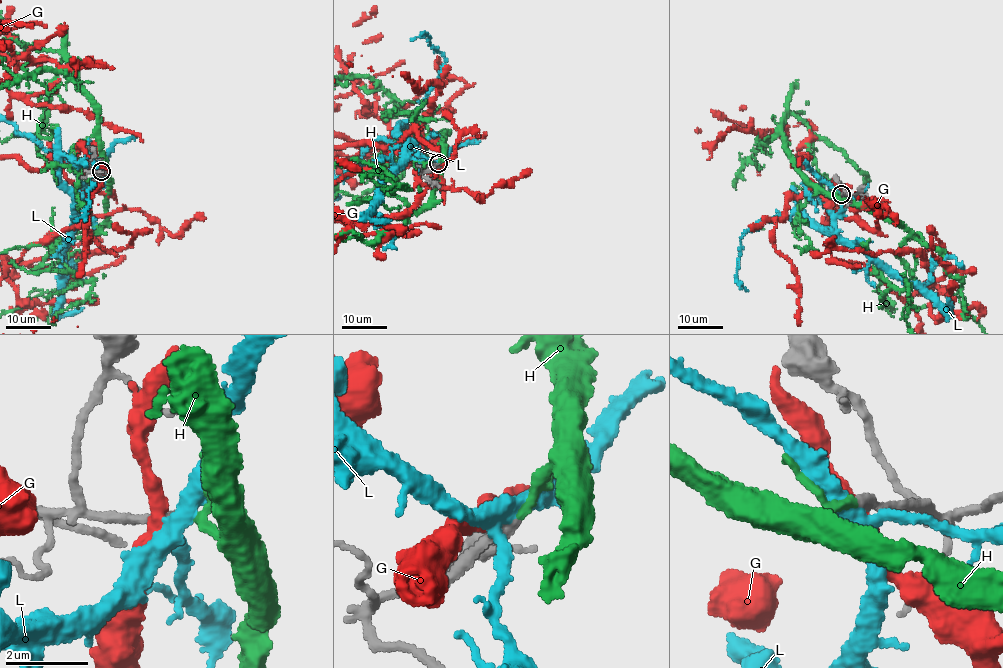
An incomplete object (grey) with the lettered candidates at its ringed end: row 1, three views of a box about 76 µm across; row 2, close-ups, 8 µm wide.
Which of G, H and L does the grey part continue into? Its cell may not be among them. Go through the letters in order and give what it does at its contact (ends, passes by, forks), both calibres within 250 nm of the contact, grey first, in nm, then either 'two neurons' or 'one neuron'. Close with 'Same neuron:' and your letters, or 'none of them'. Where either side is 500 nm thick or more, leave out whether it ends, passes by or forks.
G: it passes by | 260/320 nm | two neurons
H: it passes by | 220/160 nm | one neuron
L: it forks | 240/380 nm | two neurons
Same neuron: H

